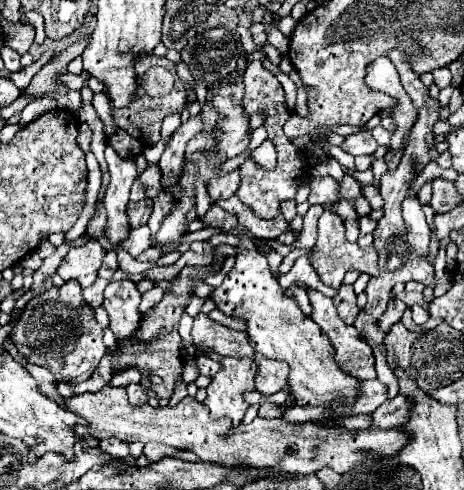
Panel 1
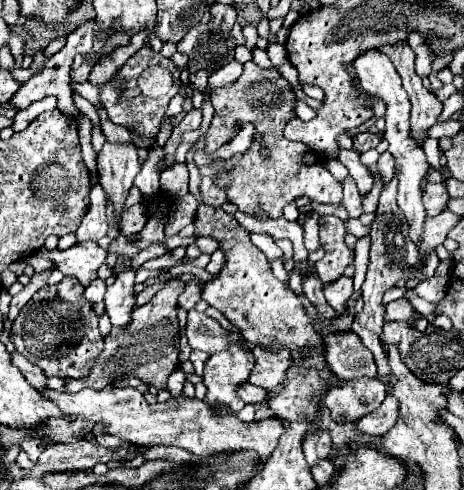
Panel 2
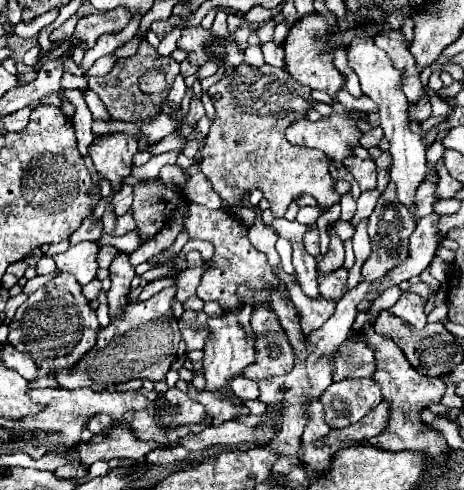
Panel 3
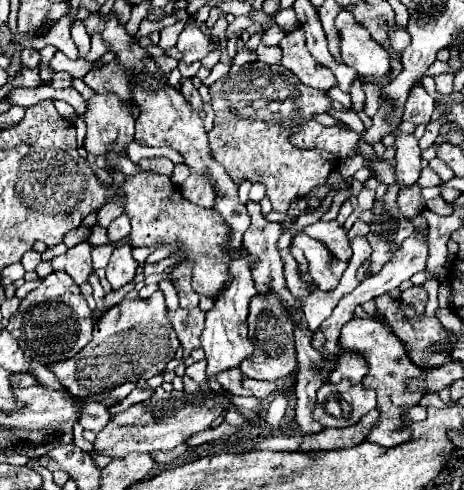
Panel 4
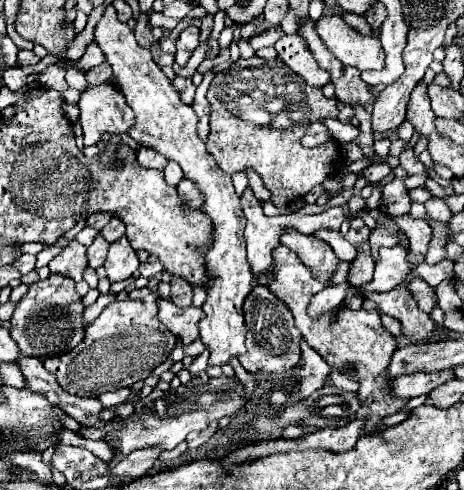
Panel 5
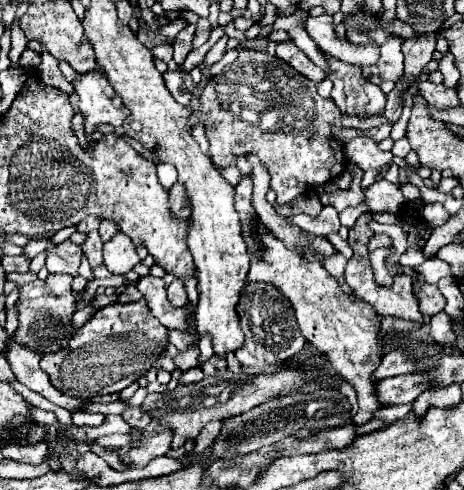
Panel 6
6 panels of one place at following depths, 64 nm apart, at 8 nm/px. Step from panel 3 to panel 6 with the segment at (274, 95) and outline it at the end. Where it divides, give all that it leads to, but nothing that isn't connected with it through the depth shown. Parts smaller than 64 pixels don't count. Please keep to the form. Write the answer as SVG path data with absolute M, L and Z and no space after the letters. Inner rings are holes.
M246 46L238 48L238 58L230 66L226 66L222 74L214 76L206 84L200 96L200 108L192 112L190 122L204 122L206 138L210 140L210 154L214 164L218 166L232 166L234 156L256 154L272 176L270 188L276 192L278 204L288 204L290 200L298 198L300 192L318 188L346 170L344 146L332 132L332 126L342 128L340 110L336 108L336 104L322 98L316 92L316 84L312 80L304 78L292 66L284 64L276 56L268 56L266 52L258 52Z

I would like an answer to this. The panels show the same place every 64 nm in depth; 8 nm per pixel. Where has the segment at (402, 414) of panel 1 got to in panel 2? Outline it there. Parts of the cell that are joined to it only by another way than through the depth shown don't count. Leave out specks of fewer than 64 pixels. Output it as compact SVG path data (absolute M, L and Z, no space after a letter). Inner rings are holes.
M386 396L386 400L380 404L378 410L358 420L356 428L358 432L368 436L382 436L396 424L396 418L398 418L398 400L392 396Z

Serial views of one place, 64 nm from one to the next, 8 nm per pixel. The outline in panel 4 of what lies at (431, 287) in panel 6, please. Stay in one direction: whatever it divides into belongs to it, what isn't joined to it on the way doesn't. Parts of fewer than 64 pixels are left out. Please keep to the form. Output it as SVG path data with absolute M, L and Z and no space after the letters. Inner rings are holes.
M412 286L412 288L408 288L408 290L402 292L402 300L404 300L406 304L412 302L414 310L416 310L418 314L424 314L424 308L426 308L426 300L428 300L428 296L426 296L424 286Z

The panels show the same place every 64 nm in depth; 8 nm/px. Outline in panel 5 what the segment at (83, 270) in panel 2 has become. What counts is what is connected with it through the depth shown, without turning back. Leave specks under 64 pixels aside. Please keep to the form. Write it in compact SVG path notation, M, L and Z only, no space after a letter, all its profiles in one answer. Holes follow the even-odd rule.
M72 240L66 248L62 248L62 252L58 256L54 256L48 264L52 274L64 274L70 276L72 280L80 282L82 280L82 270L86 268L88 260L86 260L86 246L82 246L80 242Z

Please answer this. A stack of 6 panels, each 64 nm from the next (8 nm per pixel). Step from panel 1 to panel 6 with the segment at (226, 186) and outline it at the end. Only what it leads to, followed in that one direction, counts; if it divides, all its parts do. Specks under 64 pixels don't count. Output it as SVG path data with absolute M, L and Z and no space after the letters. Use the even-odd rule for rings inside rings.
M174 184L174 186L170 188L170 198L168 198L168 202L170 202L170 208L172 208L172 216L176 216L176 218L180 218L180 220L188 218L190 208L188 208L188 204L186 204L186 194L184 194L184 186L182 186L182 184Z

